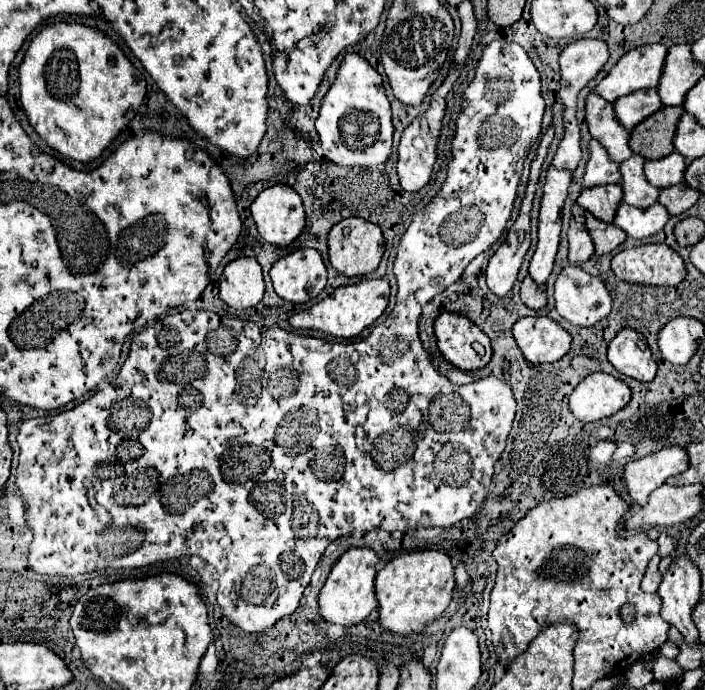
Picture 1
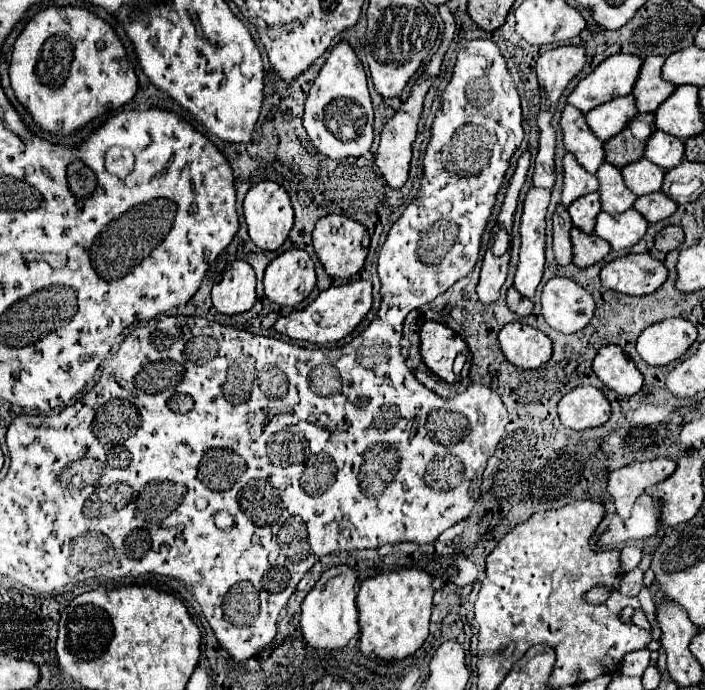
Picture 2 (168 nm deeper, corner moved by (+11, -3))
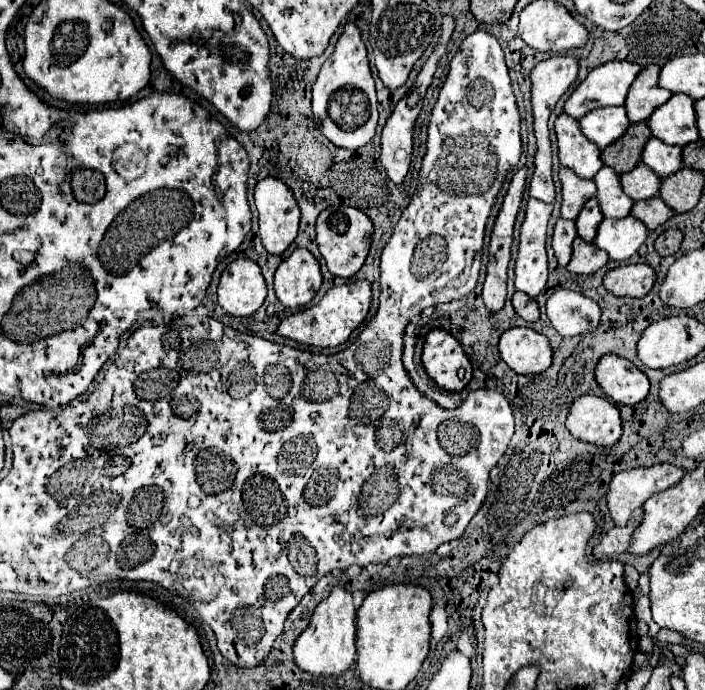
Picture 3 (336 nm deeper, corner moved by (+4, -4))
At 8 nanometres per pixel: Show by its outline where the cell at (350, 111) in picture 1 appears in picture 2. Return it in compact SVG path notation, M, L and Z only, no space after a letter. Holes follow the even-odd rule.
M341 41L331 49L323 69L313 81L305 101L303 125L315 147L331 159L361 157L369 153L373 143L373 107L367 89L367 75L347 41Z

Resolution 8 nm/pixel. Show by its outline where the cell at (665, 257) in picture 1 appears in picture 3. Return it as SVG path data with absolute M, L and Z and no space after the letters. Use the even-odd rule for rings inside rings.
M628 264L608 270L604 276L604 288L616 296L644 298L656 284L656 272L648 264Z

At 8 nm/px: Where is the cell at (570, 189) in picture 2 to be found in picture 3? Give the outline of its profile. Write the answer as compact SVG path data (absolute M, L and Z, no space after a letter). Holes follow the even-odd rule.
M562 168L560 170L560 182L562 182L562 218L574 220L582 206L596 196L596 184L594 180L584 180L576 176L572 170Z

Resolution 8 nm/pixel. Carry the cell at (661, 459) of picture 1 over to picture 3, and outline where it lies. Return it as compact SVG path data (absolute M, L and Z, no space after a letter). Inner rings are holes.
M668 462L614 474L608 488L608 508L616 526L626 526L638 506L642 506L652 494L678 484L682 476L684 470Z

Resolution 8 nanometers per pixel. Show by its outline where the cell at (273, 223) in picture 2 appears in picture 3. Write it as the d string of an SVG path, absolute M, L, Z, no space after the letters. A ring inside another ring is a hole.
M264 178L254 188L260 220L260 238L270 254L282 254L298 234L300 208L292 190L278 178Z

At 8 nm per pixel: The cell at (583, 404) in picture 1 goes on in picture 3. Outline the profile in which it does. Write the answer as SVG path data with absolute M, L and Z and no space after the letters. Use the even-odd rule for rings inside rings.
M584 394L572 402L566 428L574 438L598 446L612 446L622 436L616 404L594 394Z

